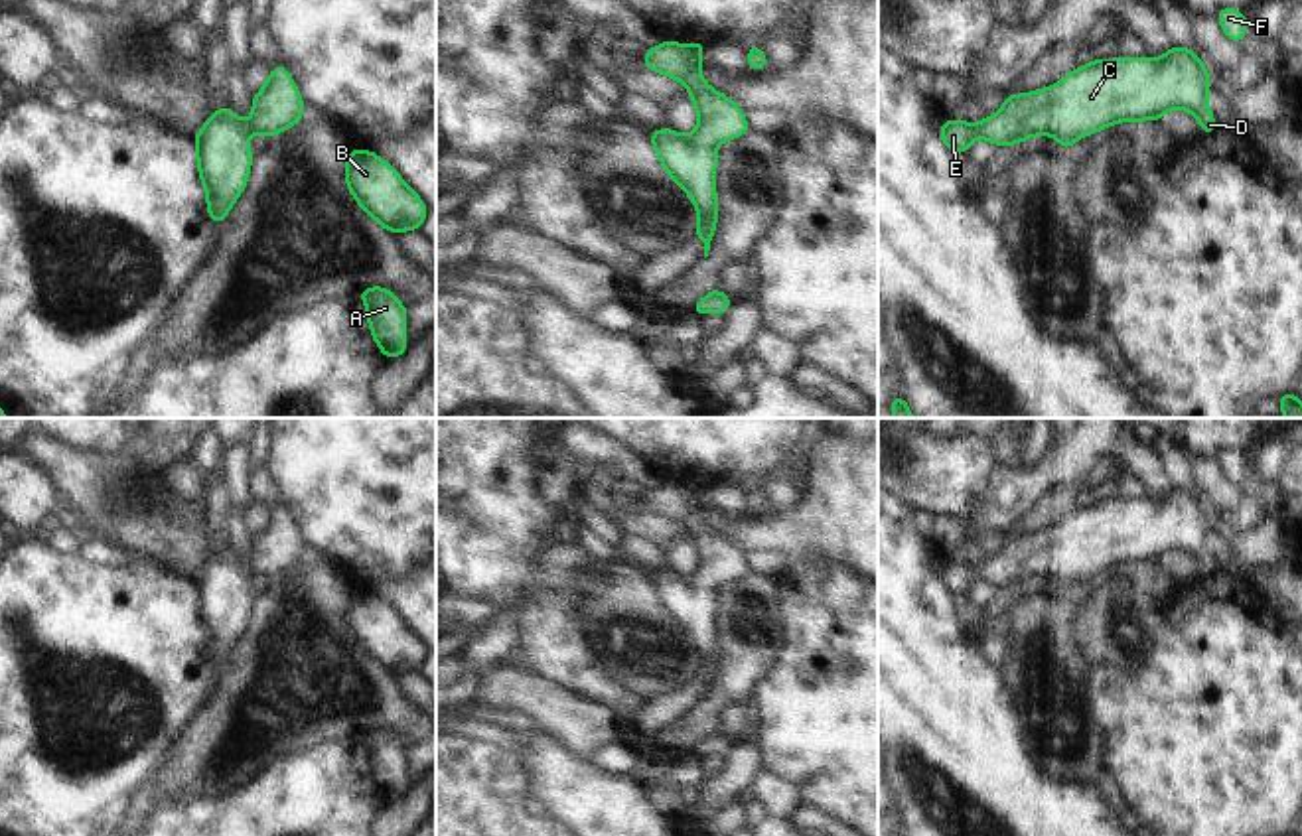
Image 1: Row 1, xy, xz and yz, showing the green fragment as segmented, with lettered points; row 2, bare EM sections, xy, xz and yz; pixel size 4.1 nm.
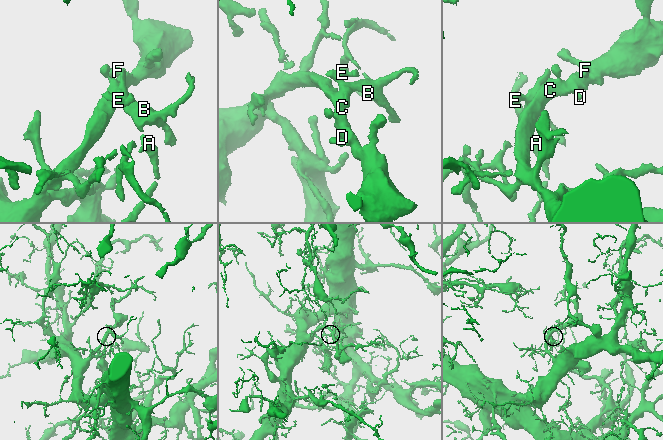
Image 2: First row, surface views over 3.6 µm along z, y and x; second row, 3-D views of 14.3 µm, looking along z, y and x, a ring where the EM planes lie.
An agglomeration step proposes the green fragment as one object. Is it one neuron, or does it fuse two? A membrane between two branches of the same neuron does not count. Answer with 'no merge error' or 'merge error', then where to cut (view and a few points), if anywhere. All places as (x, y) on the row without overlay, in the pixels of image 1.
no merge error; cut none

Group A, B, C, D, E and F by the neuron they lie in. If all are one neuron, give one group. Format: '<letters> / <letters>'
A B C D E F

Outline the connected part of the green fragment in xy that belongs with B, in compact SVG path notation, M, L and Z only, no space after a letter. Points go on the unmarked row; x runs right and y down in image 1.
M353 592L345 599L345 625L363 653L393 676L418 672L428 651L404 627L402 619L371 592Z

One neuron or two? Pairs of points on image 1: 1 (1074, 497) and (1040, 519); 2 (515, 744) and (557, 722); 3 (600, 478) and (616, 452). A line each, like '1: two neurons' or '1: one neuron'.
1: one neuron
2: two neurons
3: two neurons

